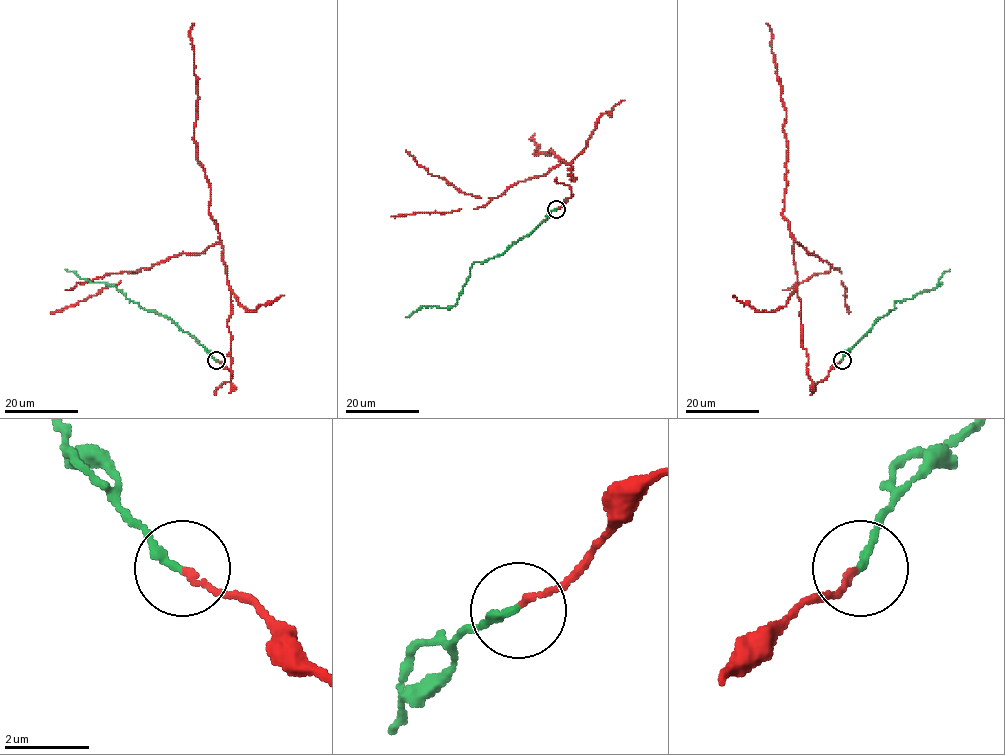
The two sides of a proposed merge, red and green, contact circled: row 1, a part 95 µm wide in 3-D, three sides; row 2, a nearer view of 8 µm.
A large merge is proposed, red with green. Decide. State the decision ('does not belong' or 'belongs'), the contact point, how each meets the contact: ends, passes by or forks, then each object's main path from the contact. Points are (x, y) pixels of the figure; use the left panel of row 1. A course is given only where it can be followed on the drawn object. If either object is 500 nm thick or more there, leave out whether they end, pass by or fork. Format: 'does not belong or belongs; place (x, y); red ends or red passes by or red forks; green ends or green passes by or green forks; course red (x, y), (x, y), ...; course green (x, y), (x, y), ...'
belongs; place (216, 360); red ends; green ends; course red (216, 360), (232, 373), (231, 382), (231, 291), (217, 224), (210, 214), (210, 183), (193, 138), (193, 23); course green (216, 360), (170, 318), (153, 310), (144, 310), (114, 285), (89, 282), (66, 270)

